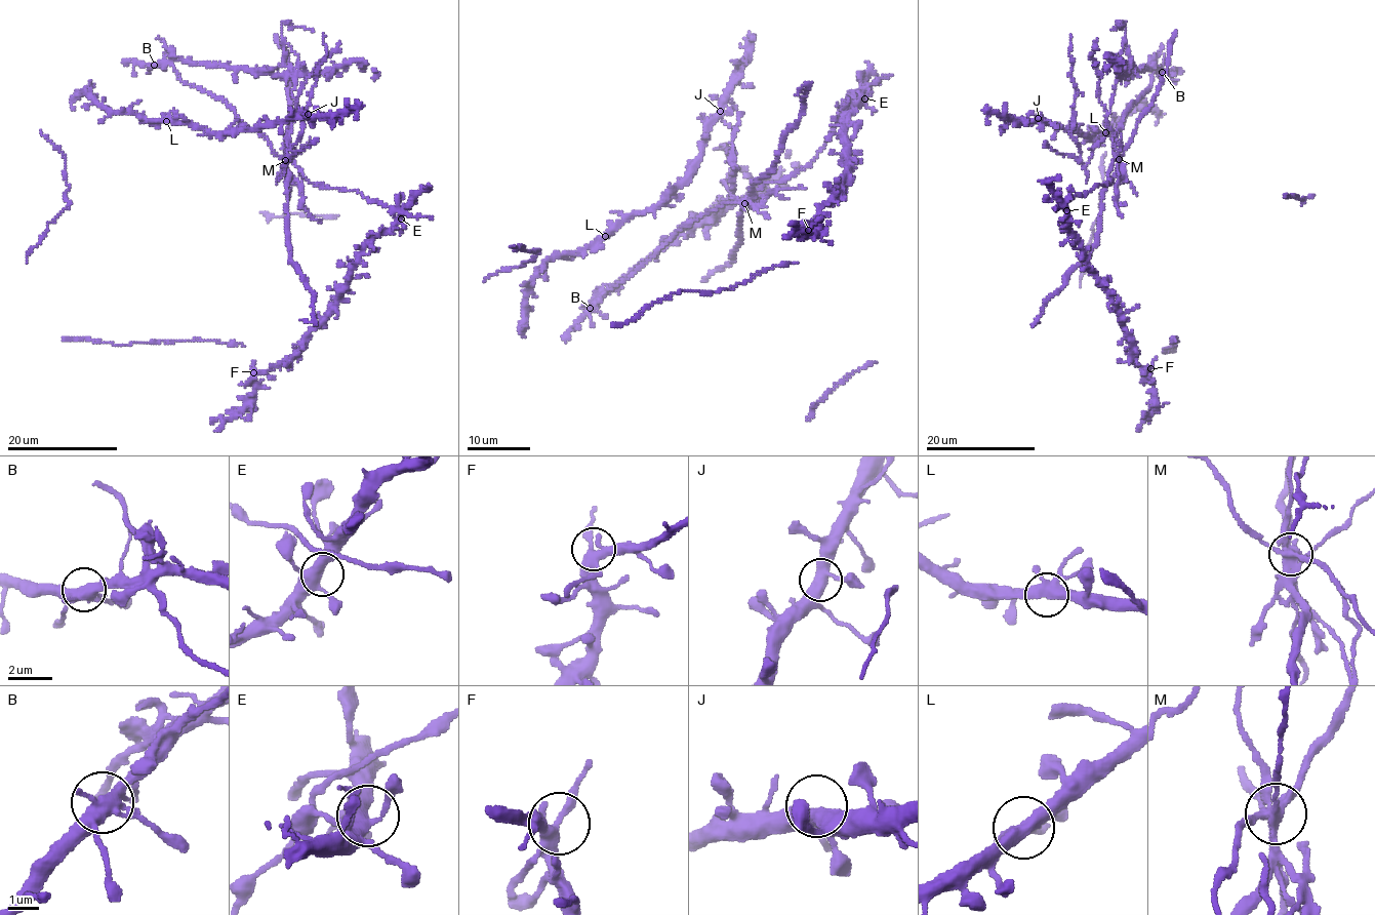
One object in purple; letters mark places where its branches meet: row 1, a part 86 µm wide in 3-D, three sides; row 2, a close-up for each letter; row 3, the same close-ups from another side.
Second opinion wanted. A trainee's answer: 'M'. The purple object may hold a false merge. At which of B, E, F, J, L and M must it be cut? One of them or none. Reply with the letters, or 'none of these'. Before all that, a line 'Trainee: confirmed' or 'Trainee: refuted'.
Trainee: confirmed
M

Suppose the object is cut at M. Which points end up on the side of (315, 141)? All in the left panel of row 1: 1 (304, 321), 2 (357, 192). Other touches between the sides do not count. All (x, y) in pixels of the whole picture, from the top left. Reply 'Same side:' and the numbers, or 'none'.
Same side: 1

